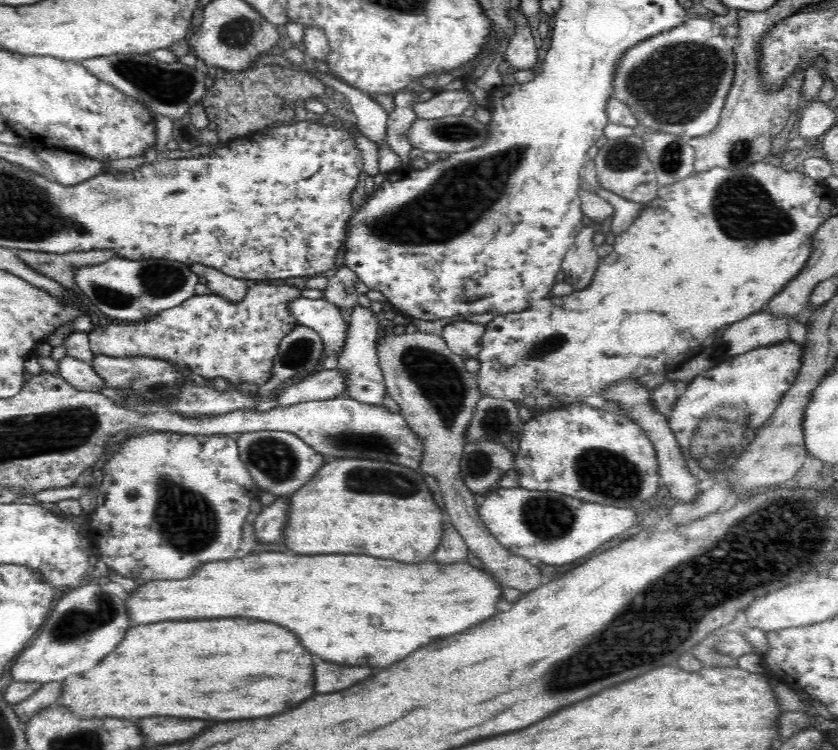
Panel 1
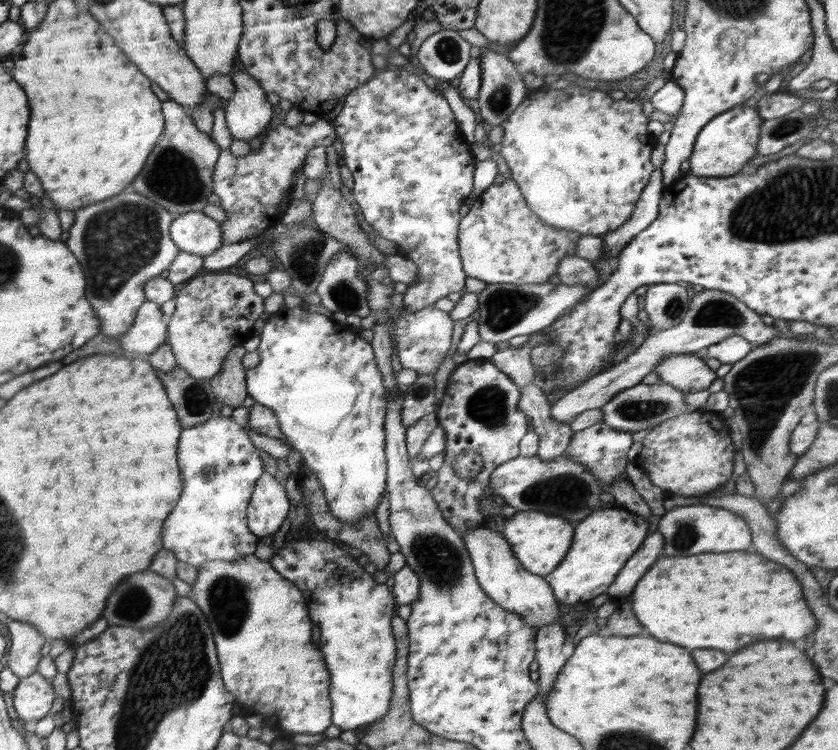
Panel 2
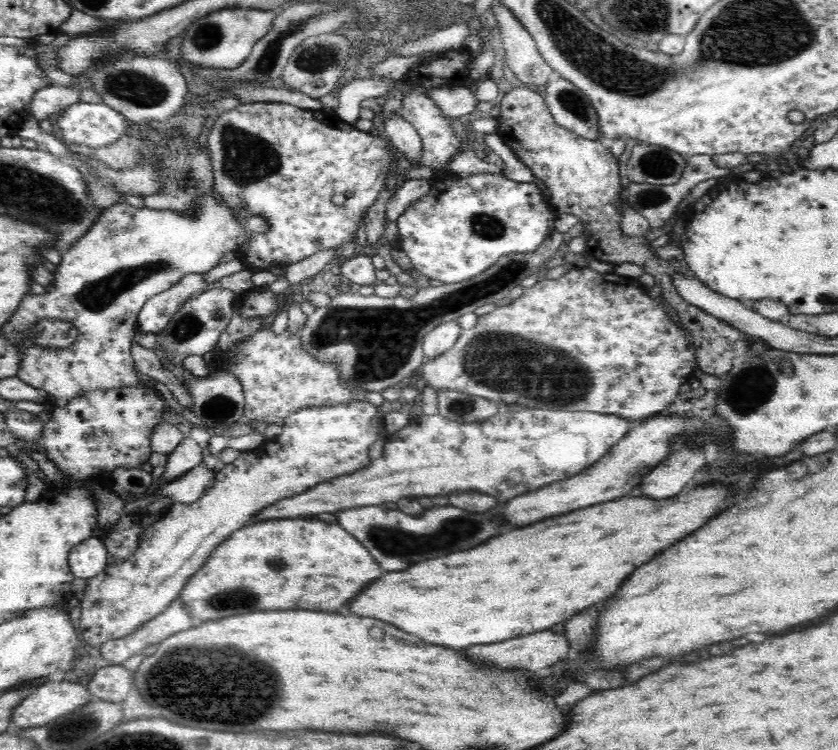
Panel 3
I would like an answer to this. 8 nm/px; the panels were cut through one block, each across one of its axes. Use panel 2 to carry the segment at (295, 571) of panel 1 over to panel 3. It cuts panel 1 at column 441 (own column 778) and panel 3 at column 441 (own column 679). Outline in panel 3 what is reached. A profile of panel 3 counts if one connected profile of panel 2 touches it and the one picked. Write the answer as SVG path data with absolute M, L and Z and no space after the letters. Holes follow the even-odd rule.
M714 484L662 500L624 496L612 502L602 502L598 506L558 516L554 520L548 518L546 522L538 522L534 526L490 538L486 544L472 550L454 552L428 562L418 562L404 572L386 574L384 578L362 590L364 594L354 598L354 602L348 602L343 611L380 618L410 634L416 634L426 642L452 648L502 642L508 638L546 630L558 622L570 620L584 608L614 596L620 590L620 584L636 568L650 562L664 548L700 530L706 522L724 512L728 508L726 498L730 492L732 490L724 484Z

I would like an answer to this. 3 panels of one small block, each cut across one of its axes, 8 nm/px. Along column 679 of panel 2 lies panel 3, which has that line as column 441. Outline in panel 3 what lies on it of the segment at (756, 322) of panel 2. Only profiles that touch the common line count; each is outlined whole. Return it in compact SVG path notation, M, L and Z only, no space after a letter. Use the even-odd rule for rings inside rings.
M457 320L442 322L424 336L420 349L425 354L426 359L436 358L454 346L461 332L462 328Z

